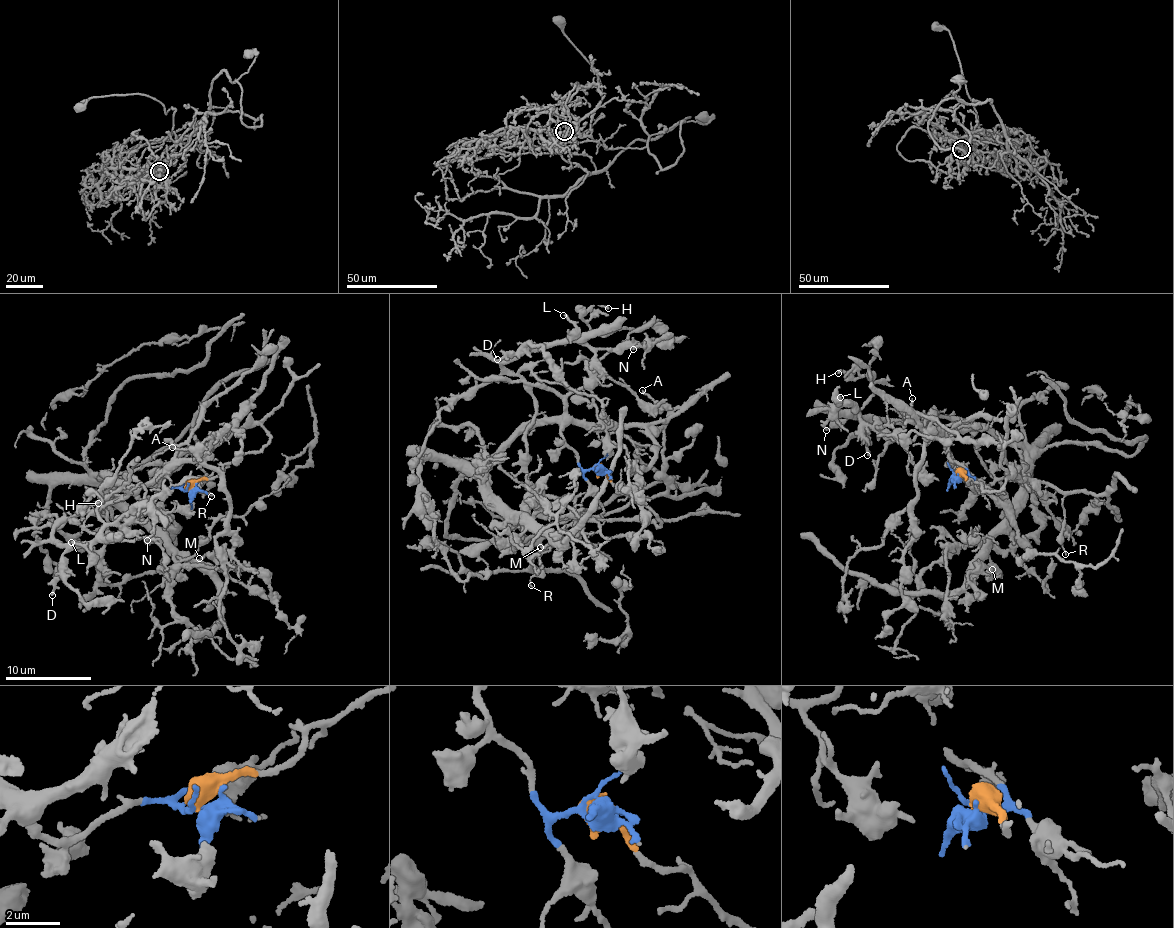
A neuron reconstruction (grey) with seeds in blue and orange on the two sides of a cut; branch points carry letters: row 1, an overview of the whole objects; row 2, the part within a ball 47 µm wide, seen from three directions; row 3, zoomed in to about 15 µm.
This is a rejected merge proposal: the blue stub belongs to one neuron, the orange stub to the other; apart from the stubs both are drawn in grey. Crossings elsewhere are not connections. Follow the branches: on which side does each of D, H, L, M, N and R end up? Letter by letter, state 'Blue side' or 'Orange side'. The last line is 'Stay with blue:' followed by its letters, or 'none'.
D: Blue side
H: Blue side
L: Blue side
M: Blue side
N: Blue side
R: Orange side
Stay with blue: D, H, L, M, N

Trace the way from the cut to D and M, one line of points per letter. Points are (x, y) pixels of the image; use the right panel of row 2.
D: (958, 476), (967, 473), (964, 467), (948, 457), (938, 433), (917, 416), (872, 421), (866, 455)
M: (958, 476), (967, 473), (948, 446), (964, 425), (1020, 448), (1016, 493), (972, 564), (976, 572), (992, 569)

